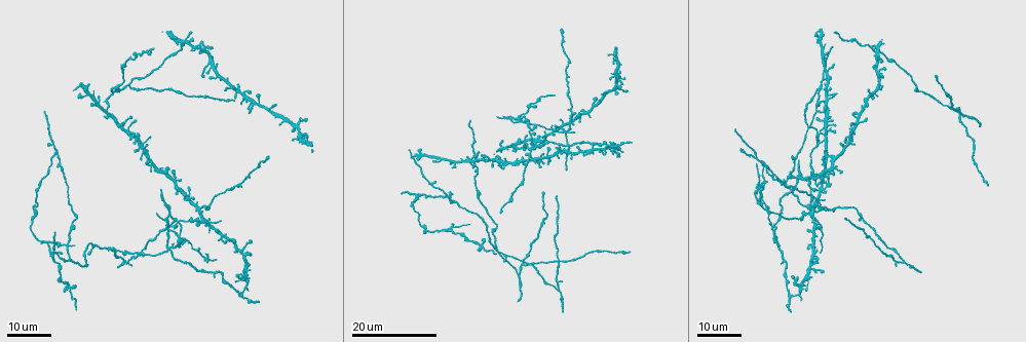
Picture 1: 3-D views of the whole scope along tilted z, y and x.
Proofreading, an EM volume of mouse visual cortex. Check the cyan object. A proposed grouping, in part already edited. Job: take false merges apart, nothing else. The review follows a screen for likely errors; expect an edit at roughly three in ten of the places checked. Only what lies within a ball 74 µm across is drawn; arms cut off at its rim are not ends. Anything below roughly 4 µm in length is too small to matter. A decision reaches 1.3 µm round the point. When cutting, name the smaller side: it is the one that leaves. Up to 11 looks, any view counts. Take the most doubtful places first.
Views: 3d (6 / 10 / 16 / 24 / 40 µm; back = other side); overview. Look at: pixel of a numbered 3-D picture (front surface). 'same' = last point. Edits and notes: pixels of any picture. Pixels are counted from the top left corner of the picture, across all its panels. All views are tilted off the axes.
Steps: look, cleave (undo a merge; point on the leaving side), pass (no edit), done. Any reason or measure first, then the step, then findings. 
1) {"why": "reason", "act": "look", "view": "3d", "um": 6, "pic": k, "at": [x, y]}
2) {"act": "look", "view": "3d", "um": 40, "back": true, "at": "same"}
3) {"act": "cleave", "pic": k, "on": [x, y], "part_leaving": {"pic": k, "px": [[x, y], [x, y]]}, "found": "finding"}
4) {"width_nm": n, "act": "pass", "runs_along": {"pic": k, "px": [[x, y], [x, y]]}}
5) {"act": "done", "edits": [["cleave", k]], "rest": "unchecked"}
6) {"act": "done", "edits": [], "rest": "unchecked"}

{"why": "branch point", "act": "look", "view": "3d", "um": 16, "pic": 1, "at": [821, 89]}

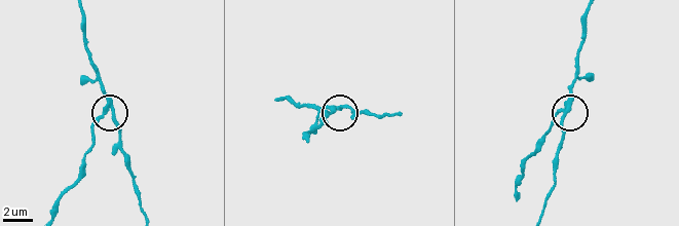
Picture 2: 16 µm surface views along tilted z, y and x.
{"act": "look", "view": "3d", "um": 6, "pic": 2, "at": [102, 109]}

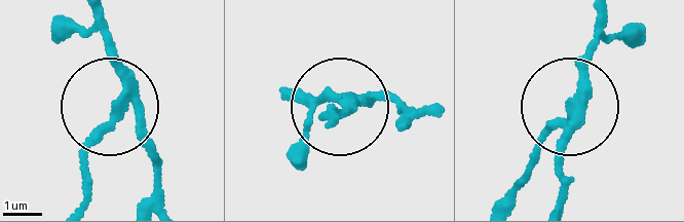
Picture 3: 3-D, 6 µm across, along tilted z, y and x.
{"act": "cleave", "pic": 3, "on": [86, 139], "part_leaving": {"pic": 3, "px": [[127, 94], [93, 145], [82, 200]]}, "found": "two neurons meet here"}

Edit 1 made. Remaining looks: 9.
{"why": "redraw", "act": "look", "view": "overview"}

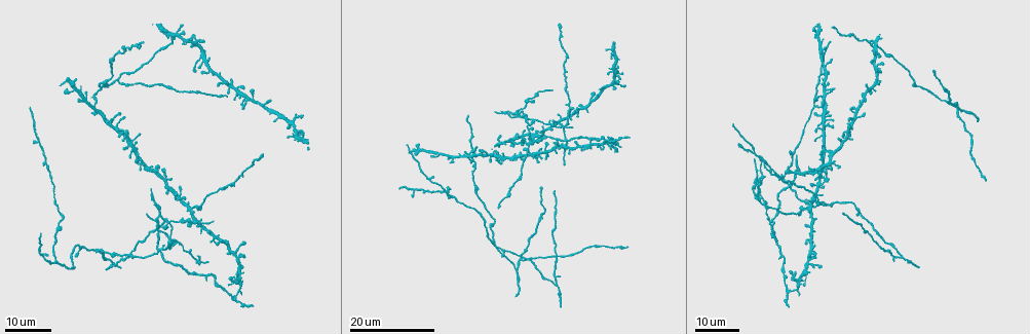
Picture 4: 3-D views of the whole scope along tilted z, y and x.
{"why": "three-way junction", "act": "look", "view": "3d", "um": 24, "pic": 4, "at": [902, 257]}

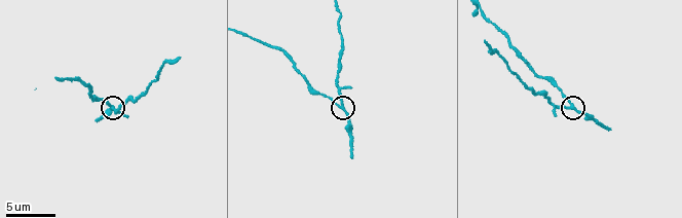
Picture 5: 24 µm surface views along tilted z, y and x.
{"act": "look", "view": "3d", "um": 10, "pic": 5, "at": [572, 106]}

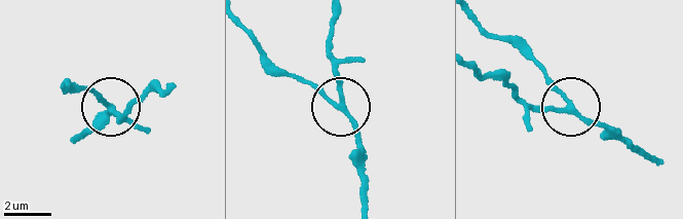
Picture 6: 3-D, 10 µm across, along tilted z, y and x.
{"width_nm": 190, "act": "pass", "found": "continuous, no second neuron"}

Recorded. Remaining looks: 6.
{"why": "branch point", "act": "look", "view": "3d", "um": 24, "pic": 4, "at": [54, 261]}

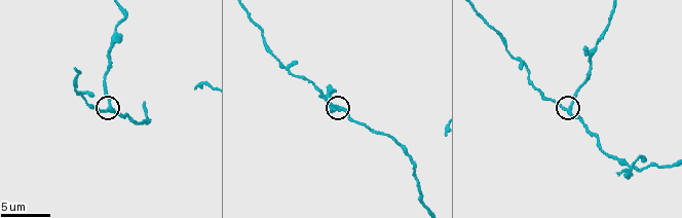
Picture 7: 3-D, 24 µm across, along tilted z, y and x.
{"act": "look", "view": "3d", "um": 10, "pic": 7, "at": [567, 109]}

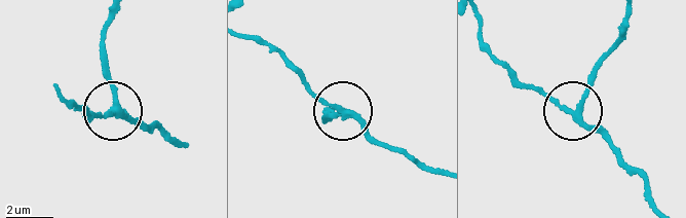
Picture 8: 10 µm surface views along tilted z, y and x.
{"act": "look", "view": "3d", "um": 10, "back": true, "pic": 8, "at": [115, 108]}

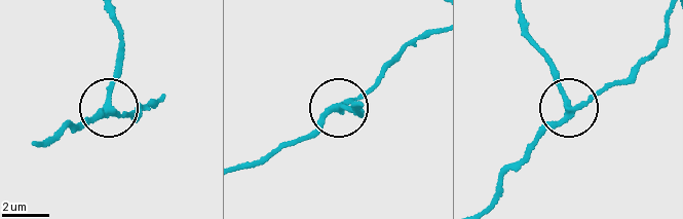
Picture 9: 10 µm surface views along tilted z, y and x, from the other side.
{"width_nm": 230, "act": "pass", "found": "all the same neuron"}

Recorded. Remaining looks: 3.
{"why": "three arms meet", "act": "look", "view": "3d", "um": 16, "pic": 4, "at": [518, 259]}

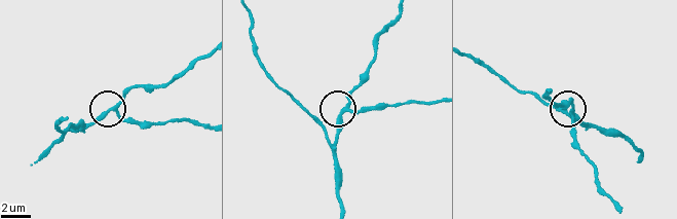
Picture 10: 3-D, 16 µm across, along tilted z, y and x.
{"why": "closer look", "act": "look", "view": "3d", "um": 6, "pic": 10, "at": [572, 112]}

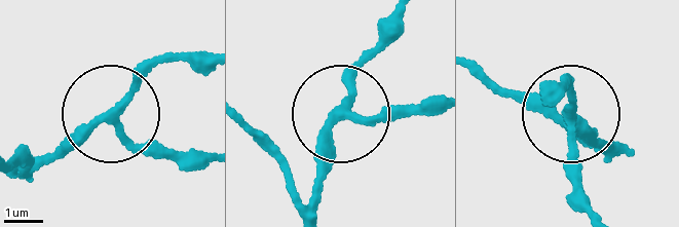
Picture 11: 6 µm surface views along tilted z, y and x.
{"width_nm": 200, "act": "pass", "found": "one neuron here"}

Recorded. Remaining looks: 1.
{"act": "done", "edits": [["cleave", 3]], "rest": "unchecked"}

